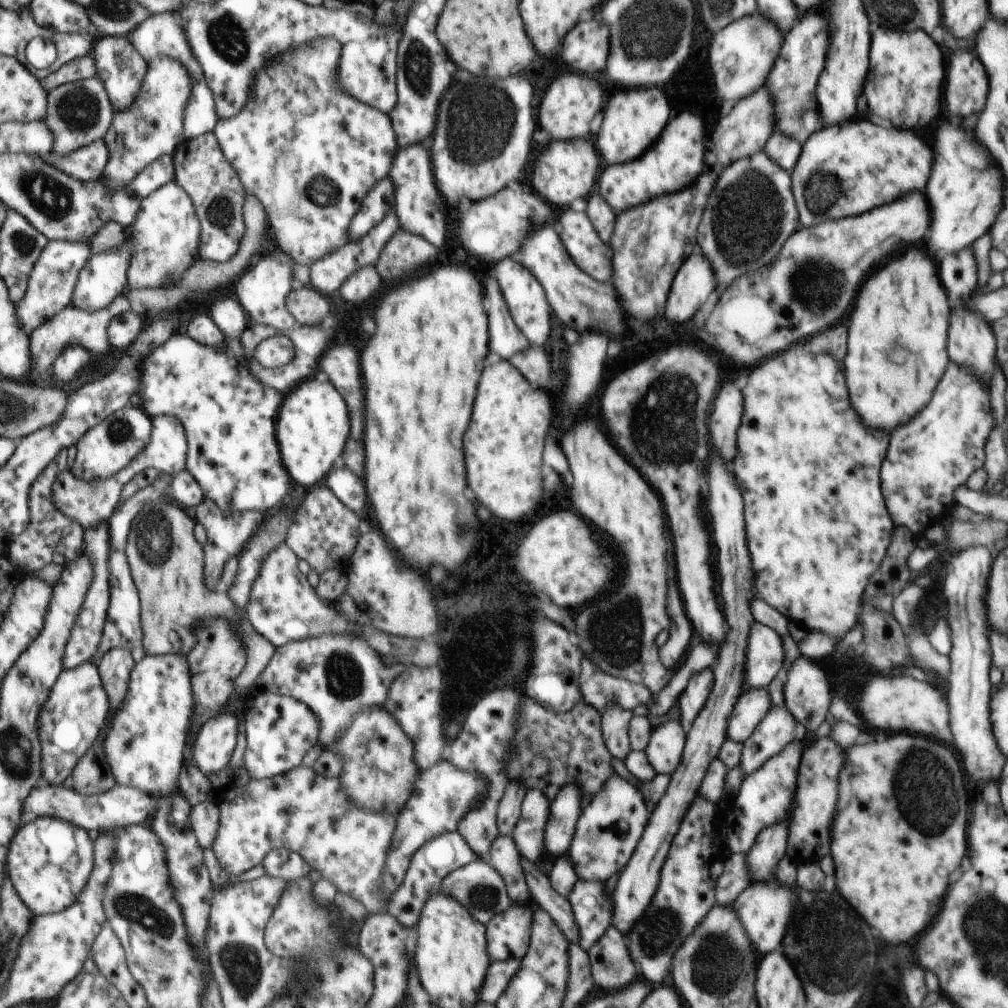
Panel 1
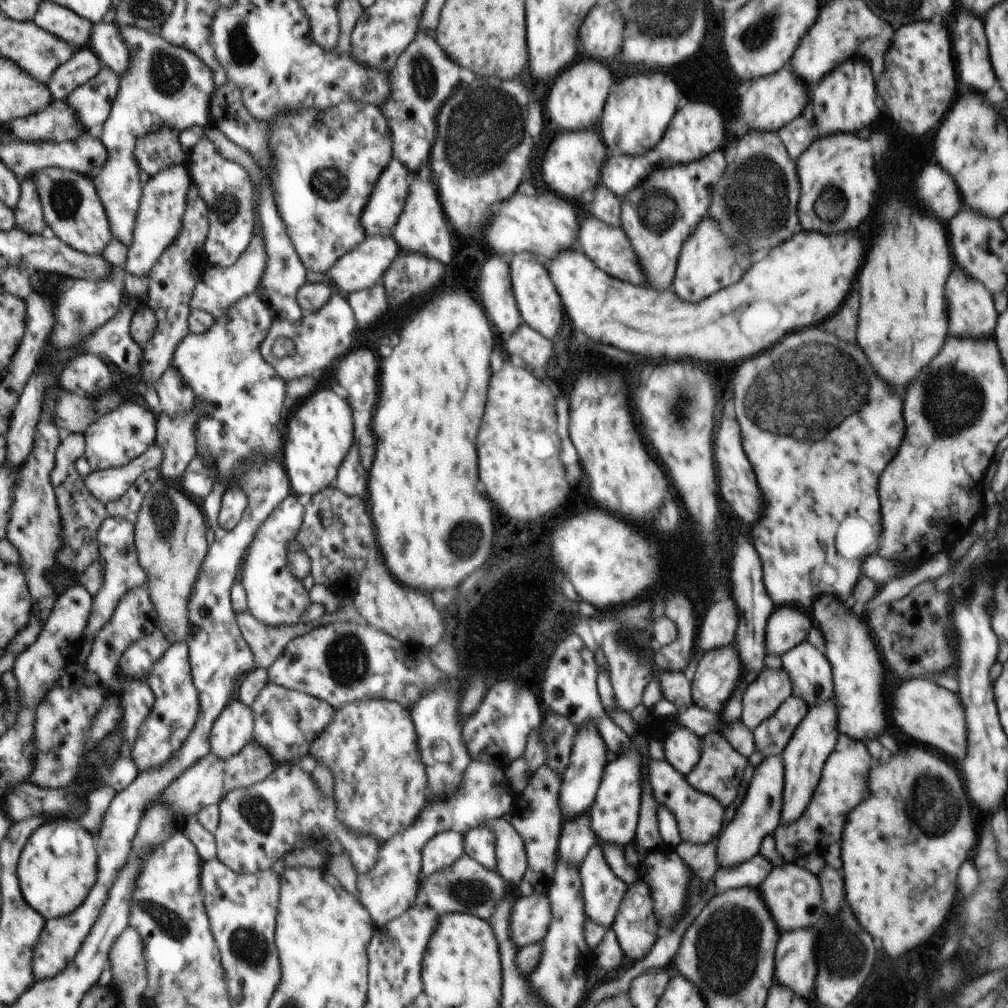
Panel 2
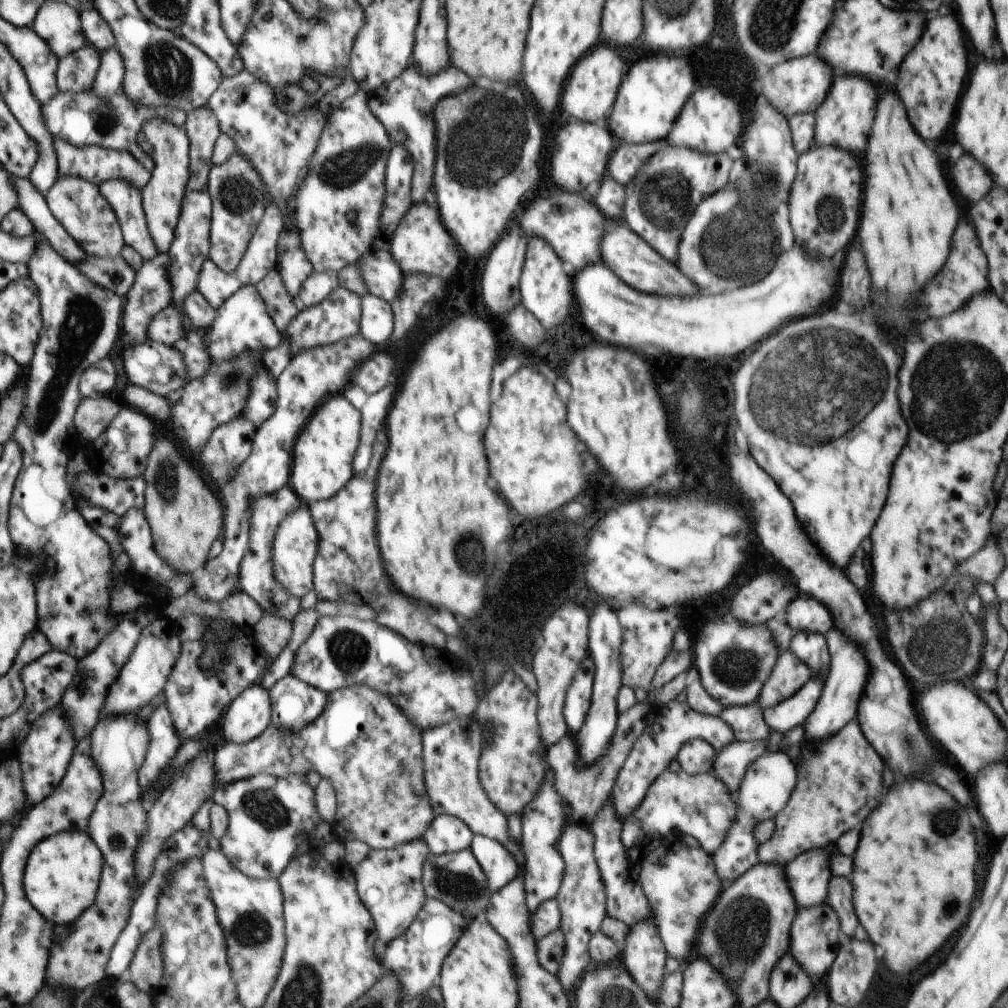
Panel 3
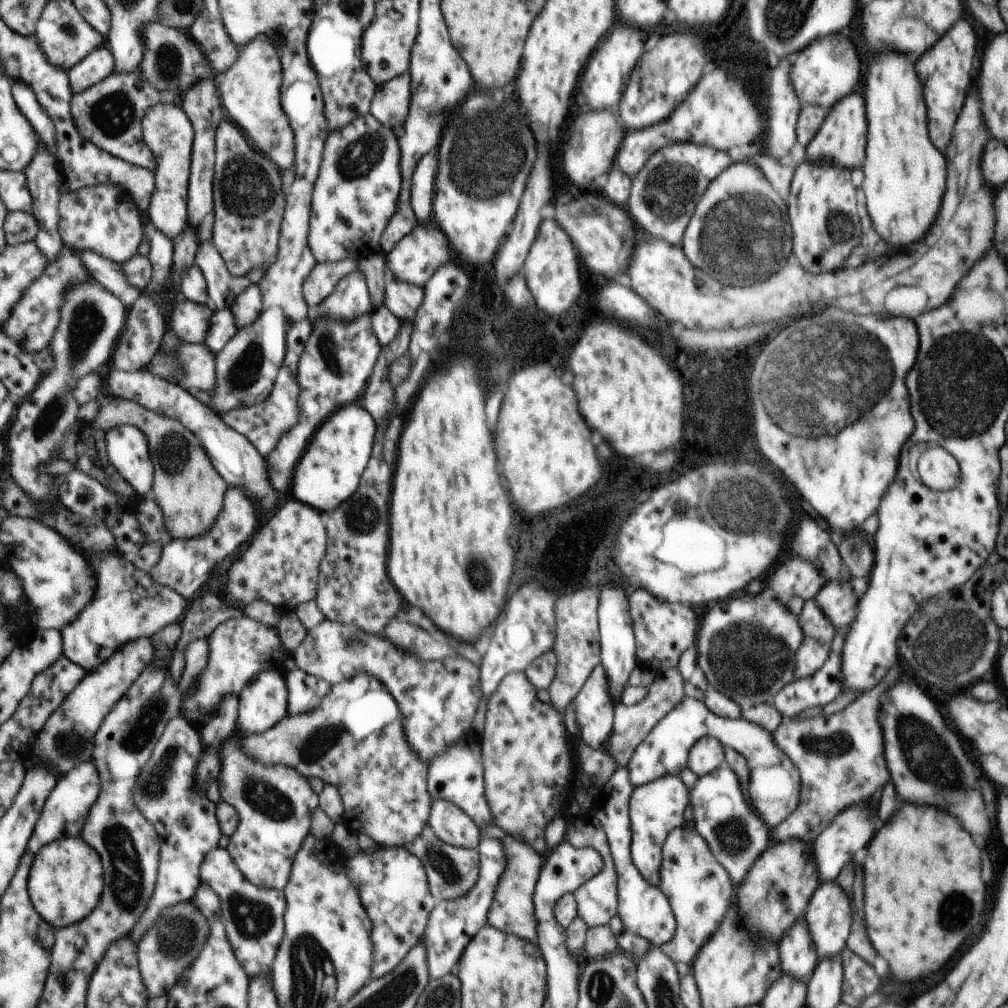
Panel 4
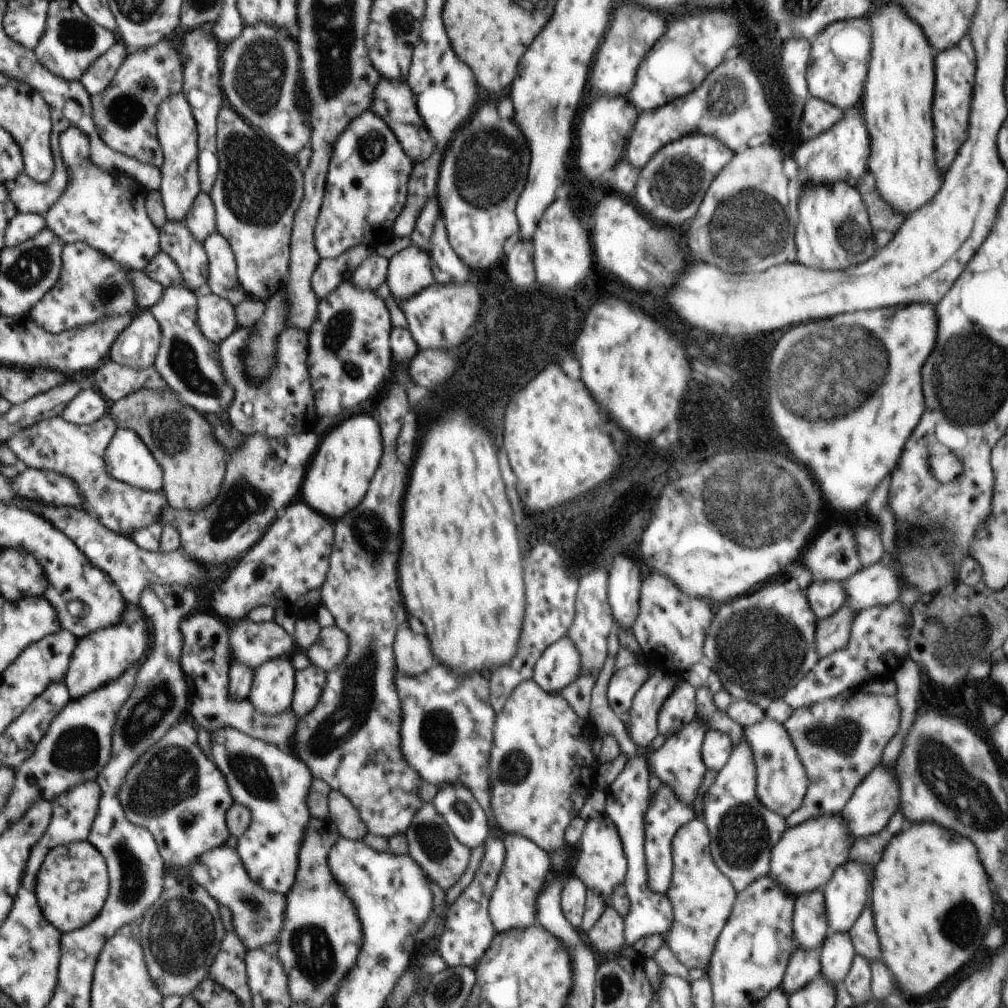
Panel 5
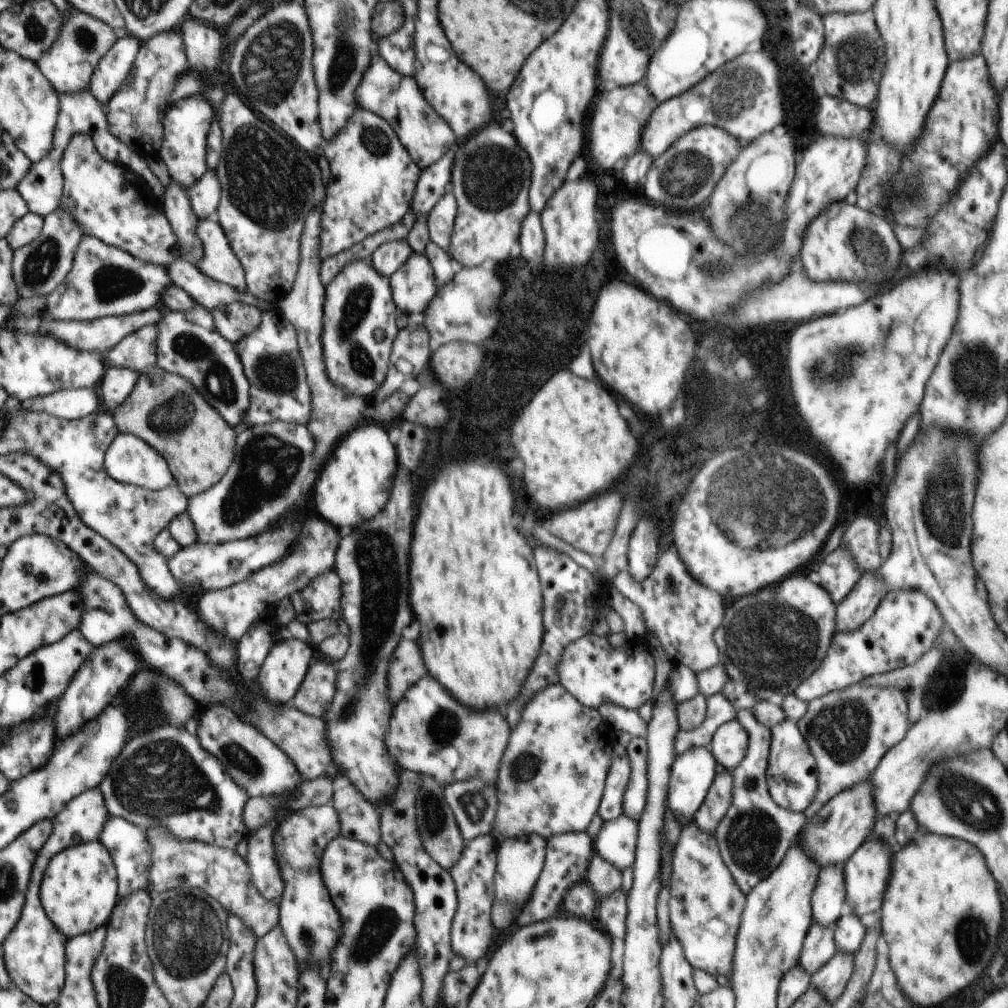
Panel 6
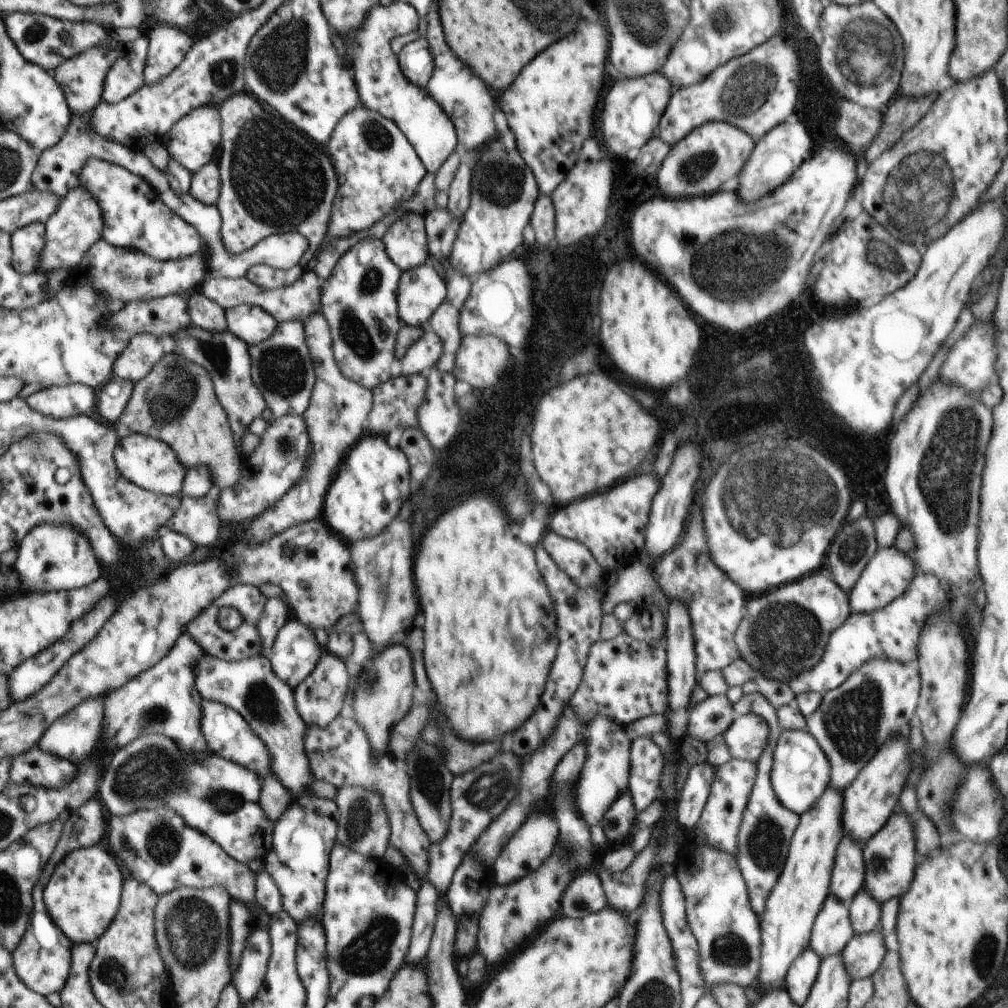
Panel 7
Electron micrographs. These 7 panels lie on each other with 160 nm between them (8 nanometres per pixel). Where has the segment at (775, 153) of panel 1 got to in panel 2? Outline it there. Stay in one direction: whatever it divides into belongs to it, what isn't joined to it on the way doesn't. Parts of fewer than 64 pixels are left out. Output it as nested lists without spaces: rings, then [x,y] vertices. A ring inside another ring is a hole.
[[[800,115],[778,130],[778,136],[782,139],[788,154],[797,161],[800,155],[814,142],[818,132],[813,123],[804,115]]]

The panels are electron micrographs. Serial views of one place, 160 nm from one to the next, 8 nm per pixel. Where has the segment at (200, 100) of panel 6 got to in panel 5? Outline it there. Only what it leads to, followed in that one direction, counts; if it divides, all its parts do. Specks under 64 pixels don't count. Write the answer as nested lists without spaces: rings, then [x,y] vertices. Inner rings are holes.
[[[184,93],[173,94],[158,107],[157,137],[163,150],[161,170],[161,199],[168,221],[182,221],[188,214],[194,199],[200,194],[198,129],[192,107]]]

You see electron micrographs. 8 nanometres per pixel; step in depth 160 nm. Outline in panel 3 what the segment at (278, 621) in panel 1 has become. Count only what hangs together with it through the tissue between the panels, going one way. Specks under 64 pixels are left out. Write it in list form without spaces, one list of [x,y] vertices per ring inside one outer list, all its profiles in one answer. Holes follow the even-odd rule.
[[[282,488],[276,494],[264,494],[254,500],[250,500],[249,527],[252,528],[249,538],[249,551],[244,555],[239,572],[239,590],[249,594],[258,604],[261,604],[266,615],[278,615],[293,620],[294,616],[301,610],[301,600],[293,597],[275,578],[273,573],[273,562],[271,561],[271,542],[274,530],[278,524],[286,518],[286,514],[300,507],[300,502],[292,488]]]

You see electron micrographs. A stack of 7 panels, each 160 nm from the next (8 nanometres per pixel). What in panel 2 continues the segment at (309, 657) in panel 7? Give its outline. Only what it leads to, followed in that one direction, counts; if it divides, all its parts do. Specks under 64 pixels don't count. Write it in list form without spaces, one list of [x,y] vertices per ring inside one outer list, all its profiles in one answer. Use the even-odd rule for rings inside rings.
[[[234,697],[218,715],[211,730],[211,752],[227,759],[238,754],[253,740],[254,711],[252,706]]]

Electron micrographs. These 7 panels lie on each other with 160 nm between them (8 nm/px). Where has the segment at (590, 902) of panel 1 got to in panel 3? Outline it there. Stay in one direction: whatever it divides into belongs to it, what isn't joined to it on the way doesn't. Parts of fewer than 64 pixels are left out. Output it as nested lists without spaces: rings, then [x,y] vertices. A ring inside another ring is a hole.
[[[612,798],[594,816],[594,824],[589,826],[594,832],[594,856],[596,857],[607,892],[606,912],[608,917],[621,920],[632,927],[640,921],[655,924],[655,914],[639,881],[639,870],[633,866],[622,844],[620,832],[623,830],[622,818],[612,806]]]

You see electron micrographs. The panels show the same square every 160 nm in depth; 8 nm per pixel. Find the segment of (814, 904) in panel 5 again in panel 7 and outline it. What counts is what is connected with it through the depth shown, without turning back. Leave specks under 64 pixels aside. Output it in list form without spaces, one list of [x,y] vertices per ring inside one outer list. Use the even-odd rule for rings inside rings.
[[[846,835],[842,837],[835,856],[829,894],[838,897],[848,906],[865,884],[865,860],[862,846],[864,844]]]

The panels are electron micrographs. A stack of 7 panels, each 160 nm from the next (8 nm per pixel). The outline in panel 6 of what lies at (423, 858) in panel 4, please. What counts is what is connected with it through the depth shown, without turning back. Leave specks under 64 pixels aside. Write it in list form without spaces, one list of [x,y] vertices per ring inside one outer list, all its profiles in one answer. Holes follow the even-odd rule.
[[[420,773],[419,775],[421,776],[421,785],[415,802],[418,830],[420,831],[426,852],[442,868],[450,870],[451,866],[454,866],[460,858],[466,840],[458,828],[452,809],[445,801],[445,787],[436,782],[436,779],[429,774]]]

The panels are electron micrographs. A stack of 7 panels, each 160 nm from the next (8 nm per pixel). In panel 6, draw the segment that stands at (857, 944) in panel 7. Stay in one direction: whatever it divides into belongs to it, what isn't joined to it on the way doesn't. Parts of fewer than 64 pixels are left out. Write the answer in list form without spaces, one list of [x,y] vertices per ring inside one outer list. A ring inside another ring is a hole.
[[[838,951],[820,970],[812,974],[810,987],[822,991],[832,1005],[844,992],[854,972],[854,965],[854,953]]]

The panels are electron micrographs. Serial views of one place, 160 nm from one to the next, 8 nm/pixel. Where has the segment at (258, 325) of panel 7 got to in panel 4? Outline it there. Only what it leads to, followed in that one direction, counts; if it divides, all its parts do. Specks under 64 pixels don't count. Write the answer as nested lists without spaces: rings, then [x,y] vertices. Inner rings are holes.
[[[181,297],[167,322],[167,329],[172,329],[181,338],[181,342],[204,343],[214,311],[208,305],[201,305]]]

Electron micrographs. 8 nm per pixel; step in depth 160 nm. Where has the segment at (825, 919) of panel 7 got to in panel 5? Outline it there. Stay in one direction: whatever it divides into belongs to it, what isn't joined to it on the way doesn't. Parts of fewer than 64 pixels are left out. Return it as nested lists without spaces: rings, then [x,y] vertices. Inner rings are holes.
[[[798,946],[790,957],[783,983],[783,993],[790,996],[821,974],[820,949],[803,949]]]

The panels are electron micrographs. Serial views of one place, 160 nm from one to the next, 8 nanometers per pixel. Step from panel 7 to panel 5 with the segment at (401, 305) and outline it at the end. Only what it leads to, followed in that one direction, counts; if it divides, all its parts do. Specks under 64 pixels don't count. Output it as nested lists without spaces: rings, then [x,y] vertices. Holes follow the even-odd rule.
[[[413,244],[389,260],[385,283],[392,296],[402,302],[436,282],[431,268],[431,255]]]

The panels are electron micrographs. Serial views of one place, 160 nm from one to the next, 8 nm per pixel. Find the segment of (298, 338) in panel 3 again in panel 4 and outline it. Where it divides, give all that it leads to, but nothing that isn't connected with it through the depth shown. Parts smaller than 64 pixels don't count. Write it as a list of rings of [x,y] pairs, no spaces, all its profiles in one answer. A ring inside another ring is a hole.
[[[356,269],[339,280],[332,294],[317,308],[316,317],[322,315],[337,321],[351,321],[373,309],[364,273]]]

